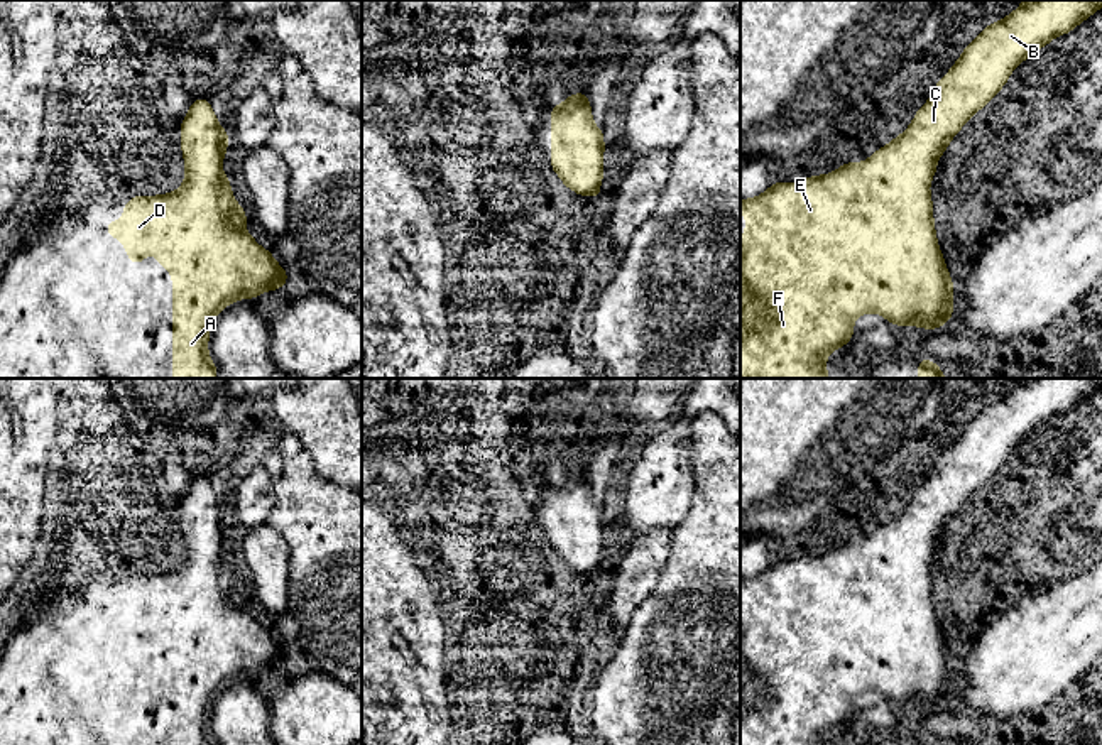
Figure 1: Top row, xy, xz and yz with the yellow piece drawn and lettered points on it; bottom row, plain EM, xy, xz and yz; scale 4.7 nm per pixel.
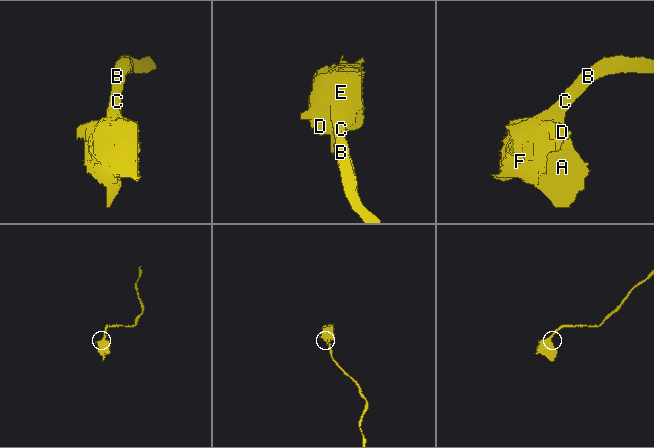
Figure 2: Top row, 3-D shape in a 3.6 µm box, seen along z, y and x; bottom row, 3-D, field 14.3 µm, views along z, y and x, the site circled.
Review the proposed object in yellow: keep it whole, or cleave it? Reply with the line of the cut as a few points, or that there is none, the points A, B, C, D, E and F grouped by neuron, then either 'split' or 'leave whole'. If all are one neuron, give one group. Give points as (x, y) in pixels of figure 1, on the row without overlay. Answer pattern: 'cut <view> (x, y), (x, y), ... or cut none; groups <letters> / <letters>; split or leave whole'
cut none; groups A B C D E F; leave whole

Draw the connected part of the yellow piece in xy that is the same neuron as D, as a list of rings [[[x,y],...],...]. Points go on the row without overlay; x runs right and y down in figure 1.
[[[196,476],[181,505],[181,527],[184,536],[183,564],[171,573],[128,576],[120,600],[106,600],[110,617],[120,617],[128,639],[140,644],[150,632],[172,652],[172,745],[215,745],[208,733],[210,706],[216,693],[238,677],[254,677],[265,669],[286,664],[284,649],[270,628],[262,627],[245,608],[247,590],[233,578],[221,541],[228,530],[228,508],[223,508],[206,476]]]

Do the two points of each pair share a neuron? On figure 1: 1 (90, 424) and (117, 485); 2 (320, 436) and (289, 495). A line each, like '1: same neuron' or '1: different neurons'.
1: same neuron
2: different neurons

